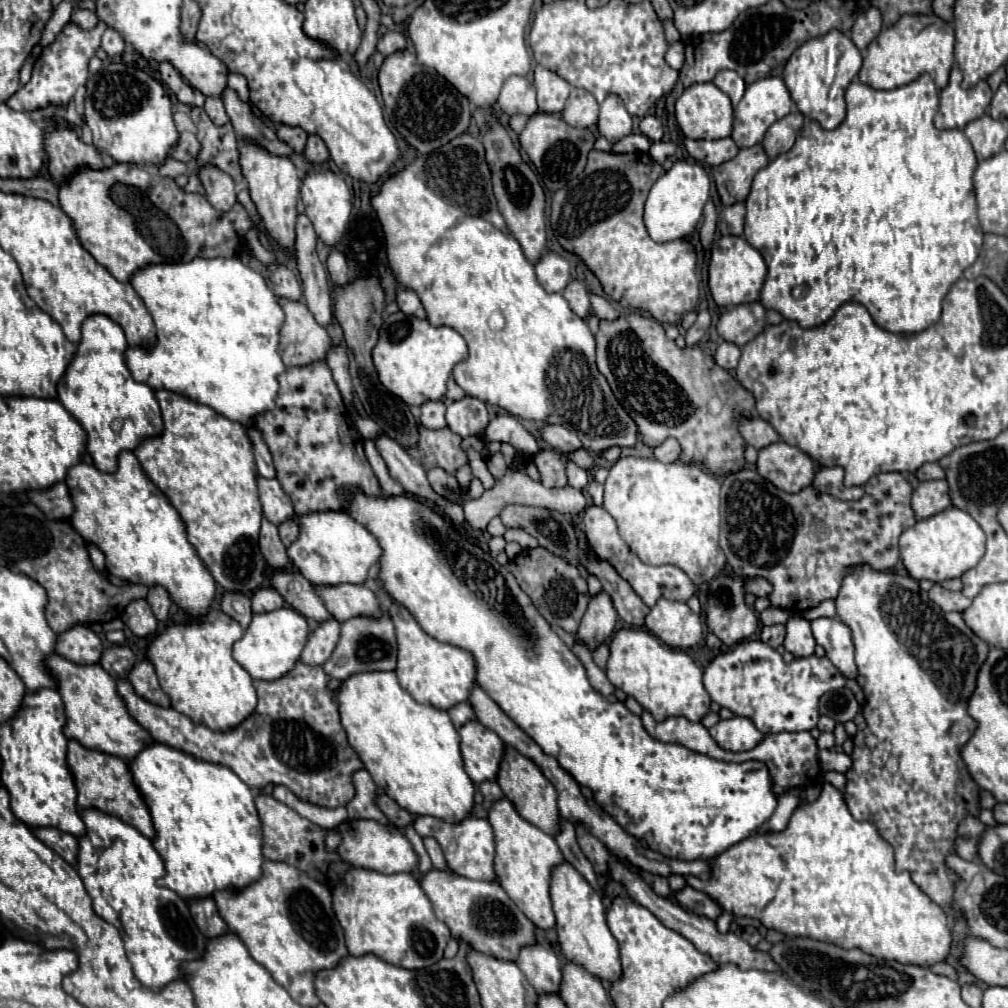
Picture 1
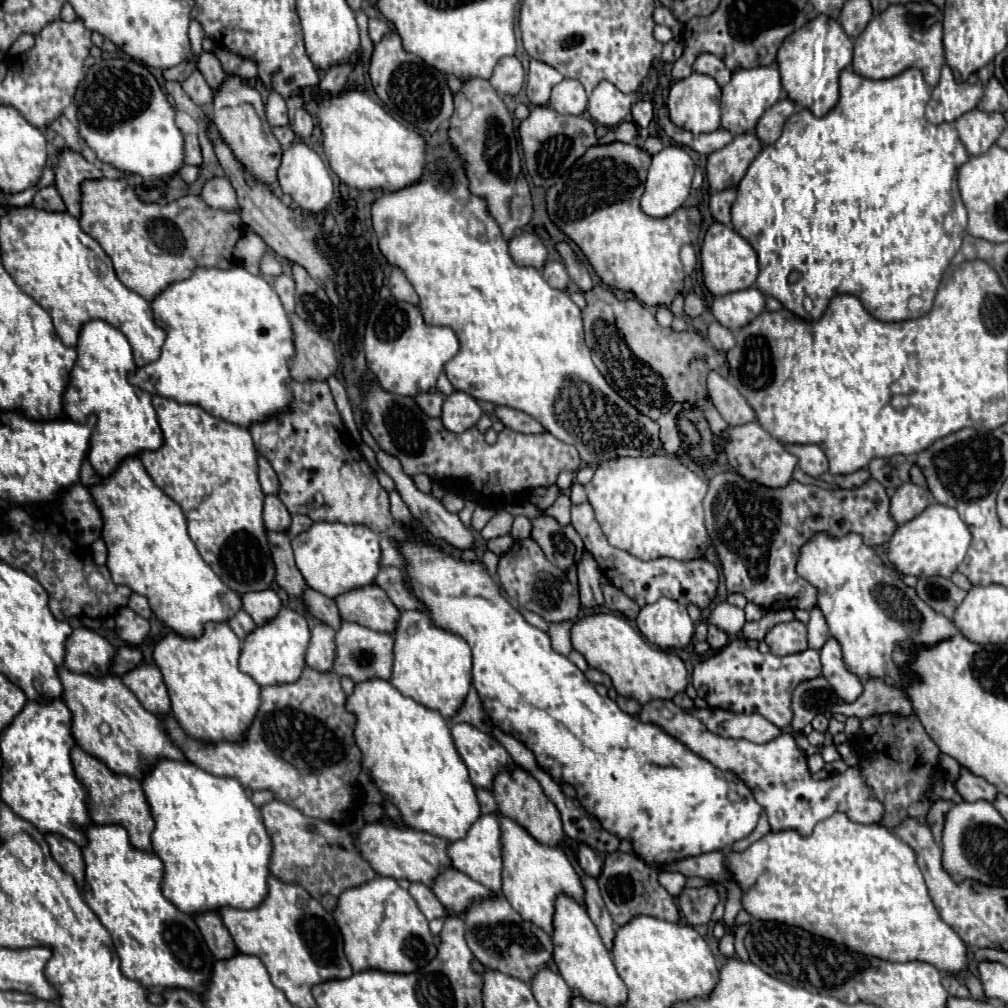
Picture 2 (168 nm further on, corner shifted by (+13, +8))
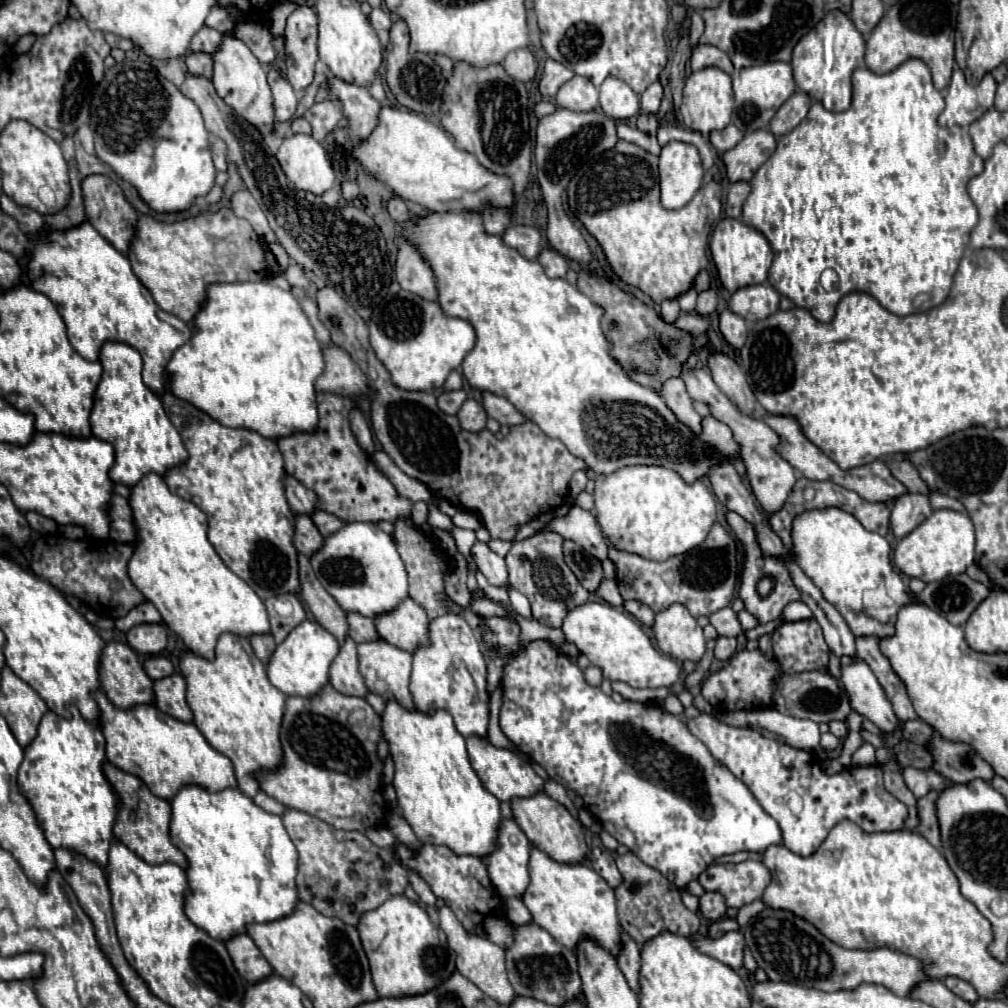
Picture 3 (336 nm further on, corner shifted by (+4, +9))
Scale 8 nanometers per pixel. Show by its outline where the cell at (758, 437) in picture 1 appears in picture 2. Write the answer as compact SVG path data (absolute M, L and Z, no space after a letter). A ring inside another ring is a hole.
M716 371L708 373L708 395L728 425L744 425L756 419L752 407L738 389Z

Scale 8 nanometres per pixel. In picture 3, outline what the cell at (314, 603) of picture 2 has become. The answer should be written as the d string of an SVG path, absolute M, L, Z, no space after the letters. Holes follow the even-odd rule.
M347 612L347 624L349 624L347 634L355 642L365 642L365 640L377 638L377 630L375 630L375 624L373 624L373 618L365 618L361 614Z

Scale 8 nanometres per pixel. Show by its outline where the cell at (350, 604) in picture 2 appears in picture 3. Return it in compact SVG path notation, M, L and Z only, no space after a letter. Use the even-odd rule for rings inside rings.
M405 598L393 614L381 614L381 618L373 618L373 622L377 626L377 634L401 650L413 652L427 644L429 618L413 598Z

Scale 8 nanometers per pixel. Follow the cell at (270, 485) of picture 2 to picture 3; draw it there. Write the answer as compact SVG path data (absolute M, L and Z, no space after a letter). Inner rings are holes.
M285 474L283 484L285 484L287 502L289 502L289 506L291 506L293 512L297 512L297 514L311 514L315 510L317 498L315 498L315 494L311 490L307 490L301 482L297 482L289 474Z

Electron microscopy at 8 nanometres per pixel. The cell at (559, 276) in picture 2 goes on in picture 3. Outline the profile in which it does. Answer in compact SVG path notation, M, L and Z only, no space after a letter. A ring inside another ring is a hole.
M551 248L541 250L537 262L545 268L545 274L549 278L565 278L565 274L569 270L569 262L561 254L557 254L555 250L551 250Z

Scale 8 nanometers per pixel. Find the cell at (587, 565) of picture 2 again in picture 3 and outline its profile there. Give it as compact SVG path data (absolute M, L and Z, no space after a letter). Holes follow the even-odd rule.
M571 506L567 516L553 518L541 530L553 530L563 538L571 538L597 560L607 560L607 544L601 536L601 530L597 528L595 516L587 510L581 510L579 506Z

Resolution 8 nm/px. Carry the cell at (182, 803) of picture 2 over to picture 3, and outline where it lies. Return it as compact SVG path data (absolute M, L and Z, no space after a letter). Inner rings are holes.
M185 784L171 798L171 842L187 858L187 882L185 914L203 928L211 938L227 940L233 934L245 932L249 922L271 922L293 912L299 896L295 890L297 874L297 850L283 828L281 816L271 814L257 806L253 798L245 796L239 788L225 788L209 792L197 784Z

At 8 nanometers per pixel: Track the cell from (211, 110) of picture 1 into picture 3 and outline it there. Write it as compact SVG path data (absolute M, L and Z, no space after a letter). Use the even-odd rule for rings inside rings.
M189 52L185 56L185 62L187 62L187 68L189 68L191 74L201 74L203 78L211 80L211 76L213 76L213 60L211 60L209 54Z

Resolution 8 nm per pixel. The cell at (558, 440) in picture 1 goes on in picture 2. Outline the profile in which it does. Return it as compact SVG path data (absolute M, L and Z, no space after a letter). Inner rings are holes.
M494 407L494 415L510 429L520 431L520 433L544 433L544 427L540 427L540 423L536 423L536 419L532 419L530 415L510 409L510 407Z

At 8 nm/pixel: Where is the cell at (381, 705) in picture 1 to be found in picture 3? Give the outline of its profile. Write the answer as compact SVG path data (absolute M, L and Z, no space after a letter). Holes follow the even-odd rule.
M387 700L381 714L381 732L389 744L389 754L395 764L393 786L397 790L399 810L417 834L417 838L427 844L445 844L455 854L489 854L493 850L493 840L497 836L501 820L499 800L485 790L483 782L477 778L477 772L471 768L465 750L465 738L455 730L451 714L447 710L435 710L433 714L419 708L407 710L397 700Z

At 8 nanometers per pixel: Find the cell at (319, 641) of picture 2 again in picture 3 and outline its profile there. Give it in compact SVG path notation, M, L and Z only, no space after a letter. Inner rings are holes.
M347 638L347 640L339 646L339 654L337 654L337 658L331 662L329 682L333 684L333 688L335 688L337 692L347 694L347 696L365 696L365 694L367 694L363 676L359 674L359 668L357 668L355 642L353 642L351 638Z

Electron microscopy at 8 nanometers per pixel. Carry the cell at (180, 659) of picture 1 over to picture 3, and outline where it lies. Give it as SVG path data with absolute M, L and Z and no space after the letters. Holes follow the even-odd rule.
M233 632L219 636L213 660L183 652L179 670L187 684L193 724L217 752L233 762L239 788L253 798L259 792L255 772L275 770L281 764L279 726L287 696L269 682L265 666L253 654L249 640Z

